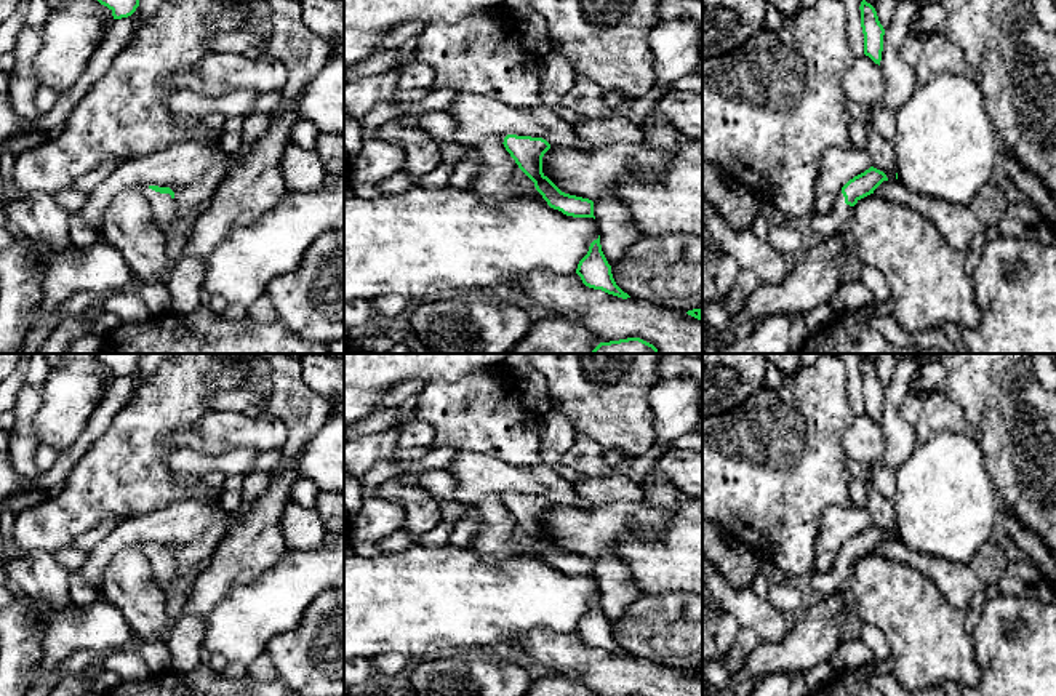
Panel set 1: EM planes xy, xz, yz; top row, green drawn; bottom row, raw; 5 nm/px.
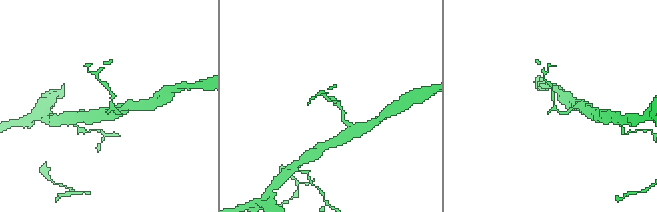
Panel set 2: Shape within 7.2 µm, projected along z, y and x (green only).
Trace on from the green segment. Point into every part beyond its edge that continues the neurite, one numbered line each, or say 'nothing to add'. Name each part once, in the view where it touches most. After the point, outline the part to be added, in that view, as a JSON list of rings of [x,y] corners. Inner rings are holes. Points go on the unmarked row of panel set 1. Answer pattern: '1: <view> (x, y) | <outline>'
1: xy (165, 570) | [[[144,546],[142,552],[150,563],[155,586],[166,589],[170,584],[181,579],[182,574],[178,568],[178,562],[170,552],[160,552],[149,546]]]

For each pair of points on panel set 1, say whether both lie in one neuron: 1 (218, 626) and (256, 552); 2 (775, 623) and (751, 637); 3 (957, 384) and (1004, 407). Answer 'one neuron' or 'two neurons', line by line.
1: two neurons
2: two neurons
3: one neuron

